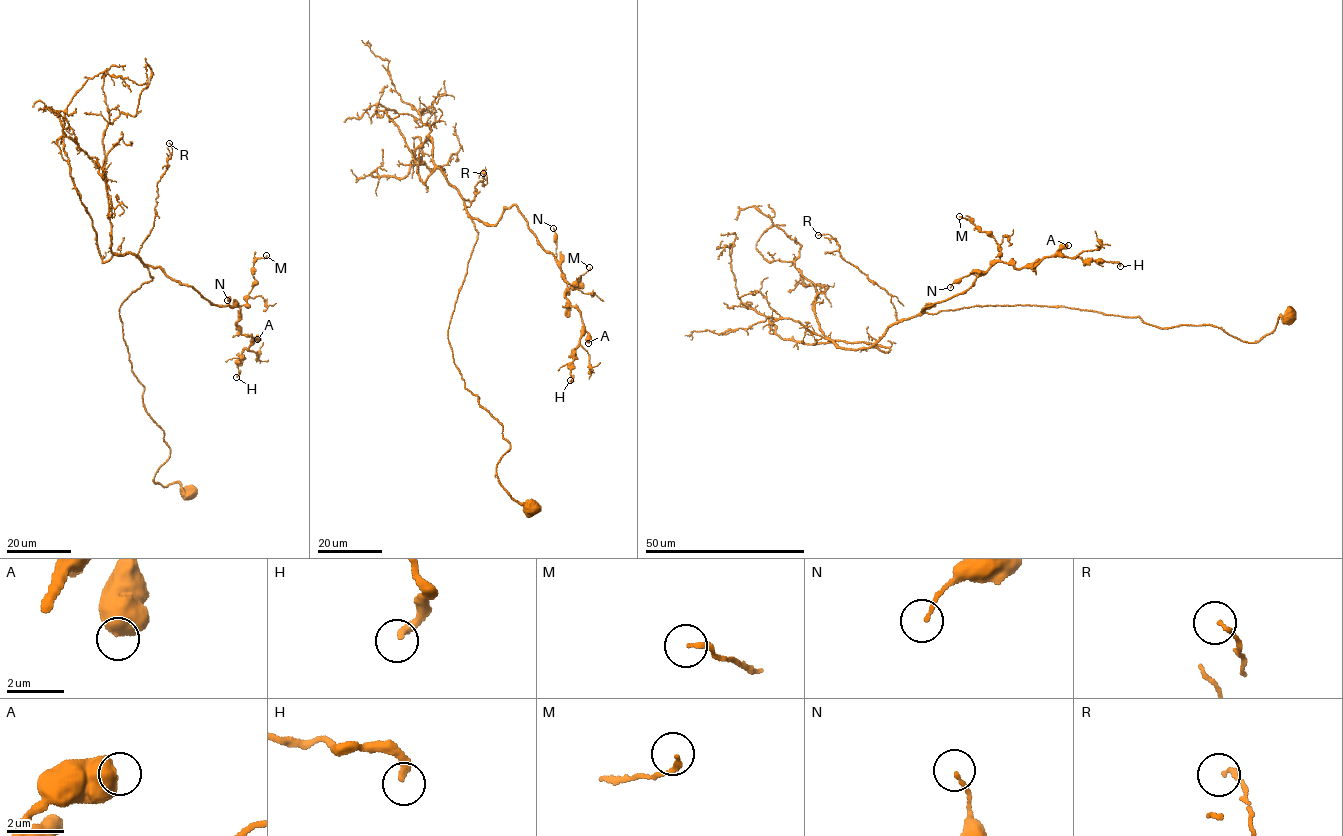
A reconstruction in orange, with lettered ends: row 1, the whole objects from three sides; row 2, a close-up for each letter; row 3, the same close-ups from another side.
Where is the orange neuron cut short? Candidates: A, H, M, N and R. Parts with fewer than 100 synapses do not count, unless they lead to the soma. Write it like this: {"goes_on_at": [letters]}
{"goes_on_at": []}

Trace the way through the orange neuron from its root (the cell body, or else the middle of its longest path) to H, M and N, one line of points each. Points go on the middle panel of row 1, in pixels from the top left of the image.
H: (530, 505), (498, 478), (510, 443), (448, 340), (471, 218), (516, 205), (554, 257), (583, 324), (570, 380)
M: (530, 505), (498, 478), (510, 443), (448, 340), (471, 218), (494, 225), (516, 205), (568, 284), (589, 267)
N: (530, 505), (498, 478), (510, 443), (448, 326), (471, 218), (516, 205), (555, 257), (553, 228)

